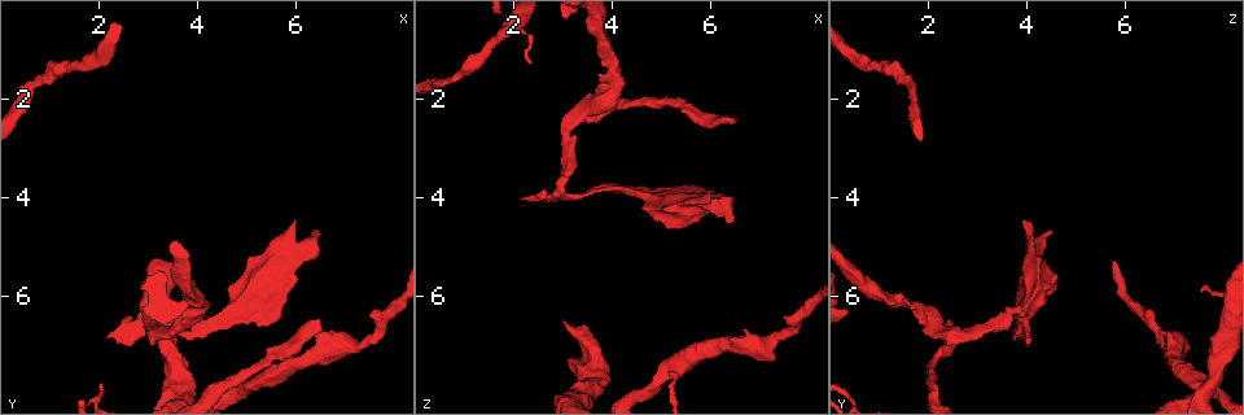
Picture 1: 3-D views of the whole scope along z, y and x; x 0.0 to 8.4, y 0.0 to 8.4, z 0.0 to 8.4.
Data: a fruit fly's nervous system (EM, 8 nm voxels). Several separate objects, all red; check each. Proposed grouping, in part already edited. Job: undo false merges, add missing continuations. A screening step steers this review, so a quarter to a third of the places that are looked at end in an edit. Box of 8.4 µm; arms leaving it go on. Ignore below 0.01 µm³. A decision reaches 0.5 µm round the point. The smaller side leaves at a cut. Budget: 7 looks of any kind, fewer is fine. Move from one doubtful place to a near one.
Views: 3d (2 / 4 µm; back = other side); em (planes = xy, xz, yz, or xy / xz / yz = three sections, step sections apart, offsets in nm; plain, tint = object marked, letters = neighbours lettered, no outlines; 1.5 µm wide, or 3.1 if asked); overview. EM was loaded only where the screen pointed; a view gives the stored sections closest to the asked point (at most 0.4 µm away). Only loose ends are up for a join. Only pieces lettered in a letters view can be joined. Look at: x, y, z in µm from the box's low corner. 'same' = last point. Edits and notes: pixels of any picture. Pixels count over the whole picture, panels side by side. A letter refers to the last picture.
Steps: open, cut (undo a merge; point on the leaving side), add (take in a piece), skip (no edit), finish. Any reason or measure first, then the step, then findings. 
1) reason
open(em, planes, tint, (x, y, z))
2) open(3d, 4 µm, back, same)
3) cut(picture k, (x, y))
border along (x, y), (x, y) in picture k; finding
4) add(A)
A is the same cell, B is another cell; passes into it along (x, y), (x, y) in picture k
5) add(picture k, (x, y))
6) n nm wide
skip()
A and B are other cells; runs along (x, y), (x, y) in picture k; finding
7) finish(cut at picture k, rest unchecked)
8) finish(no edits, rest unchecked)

free end
open(3d, 4 µm, (6.40, 4.70, 4.50))

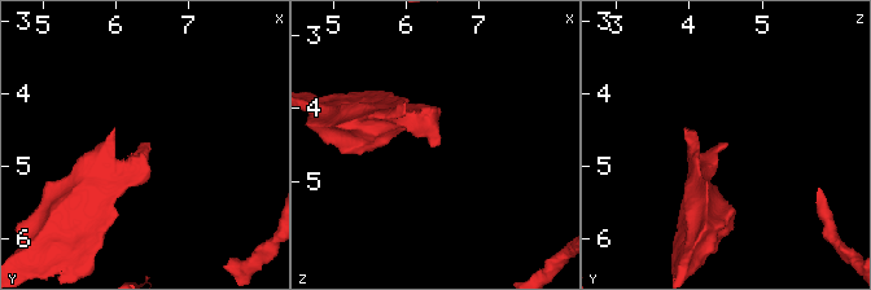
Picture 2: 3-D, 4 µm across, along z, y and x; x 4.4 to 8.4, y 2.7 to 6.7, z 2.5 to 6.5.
shape alone is not enough
open(em, planes, tint, (6.45, 4.70, 4.45))

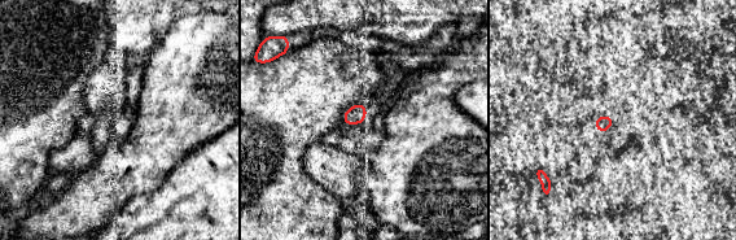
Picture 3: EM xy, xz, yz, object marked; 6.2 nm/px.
see the neighbours
open(em, planes, letters, same)

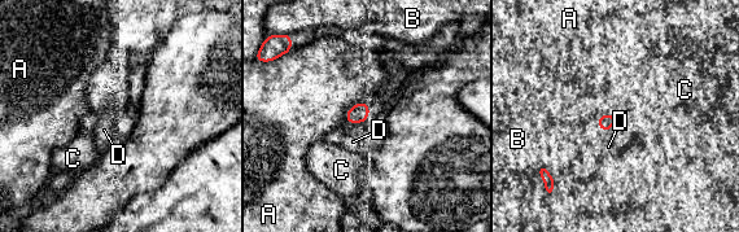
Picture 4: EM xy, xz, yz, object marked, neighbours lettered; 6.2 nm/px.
A touches over 200 nm
skip()
A, B, C and D are other cells; border along (368, 101), (354, 104), (345, 122) in picture 4; no lettered piece goes on from it

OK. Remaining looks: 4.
branch stops here
open(3d, 4 µm, (6.55, 6.55, 2.45))

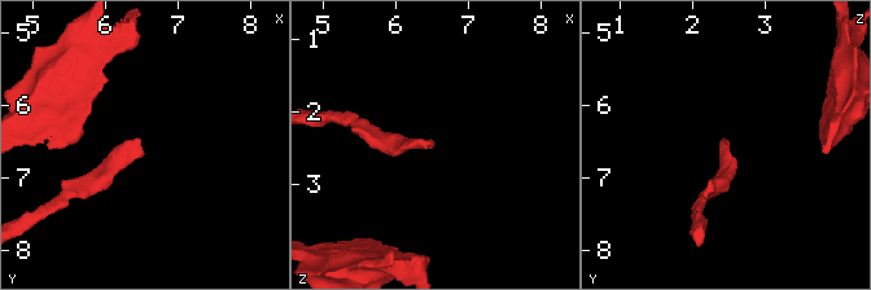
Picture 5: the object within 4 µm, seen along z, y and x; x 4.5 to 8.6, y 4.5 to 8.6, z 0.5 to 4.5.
open(em, planes, letters, (6.50, 6.50, 2.45))

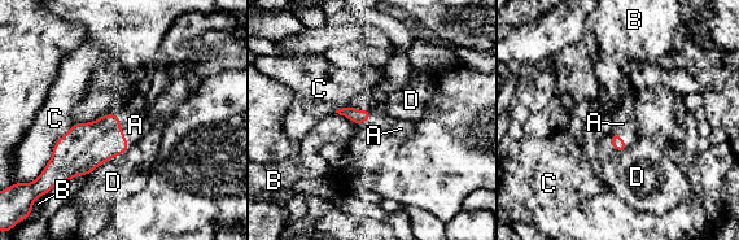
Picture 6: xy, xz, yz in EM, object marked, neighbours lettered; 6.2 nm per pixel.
add(A)
A is the same cell, B, C and D are other cells; the neuron continues

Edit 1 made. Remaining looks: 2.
an open end
open(em, planes, tint, (2.20, 6.80, 3.95))

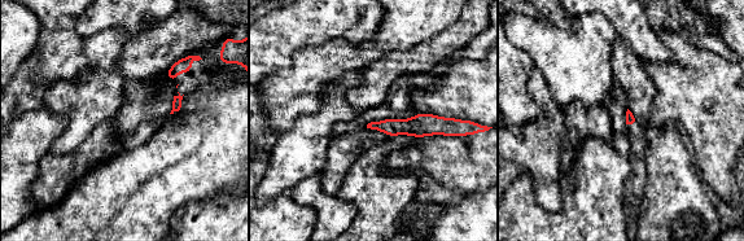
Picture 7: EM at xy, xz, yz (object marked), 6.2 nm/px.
what lies round it
open(em, planes, letters, same)

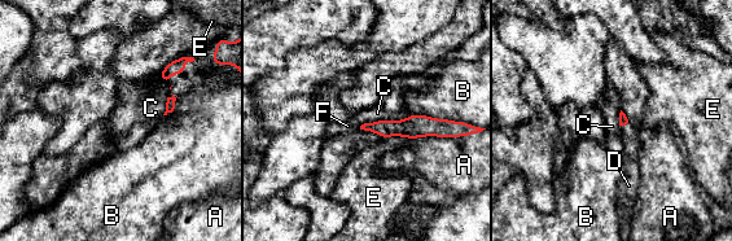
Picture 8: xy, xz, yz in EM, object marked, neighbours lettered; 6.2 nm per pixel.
add(D)
D is the same cell, A, B, C, E and F are other cells; passes into it along (623, 121), (625, 125), (630, 135) in picture 8; the neuron continues

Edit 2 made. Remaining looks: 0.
finish(add at picture 6, add at picture 8, rest unchecked)

